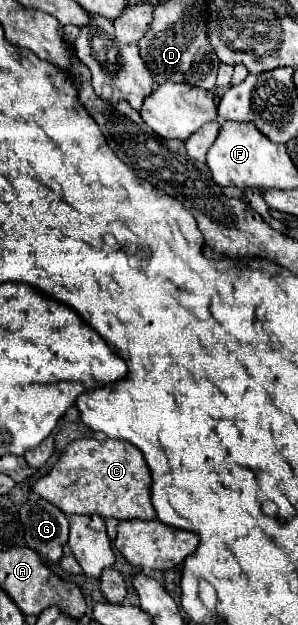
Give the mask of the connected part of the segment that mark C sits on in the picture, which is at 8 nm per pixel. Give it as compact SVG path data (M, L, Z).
M78 439L68 445L52 471L34 483L32 491L58 505L66 515L98 513L104 519L154 519L150 483L150 469L132 443L122 439Z

